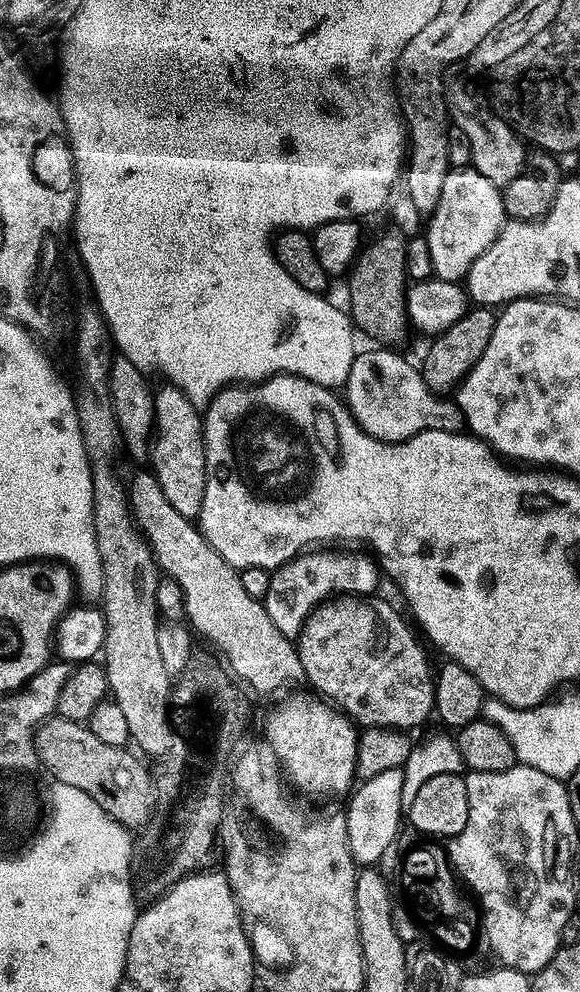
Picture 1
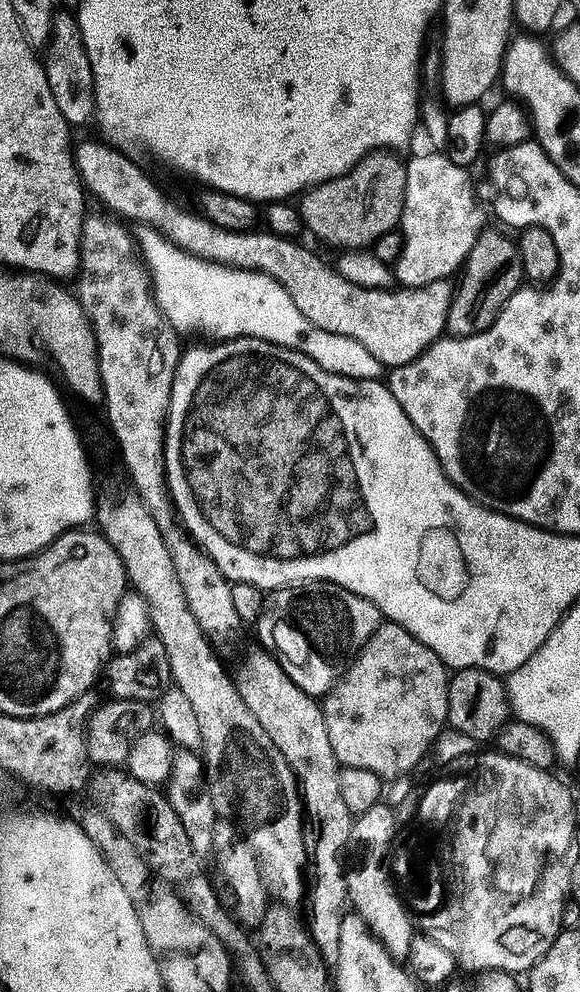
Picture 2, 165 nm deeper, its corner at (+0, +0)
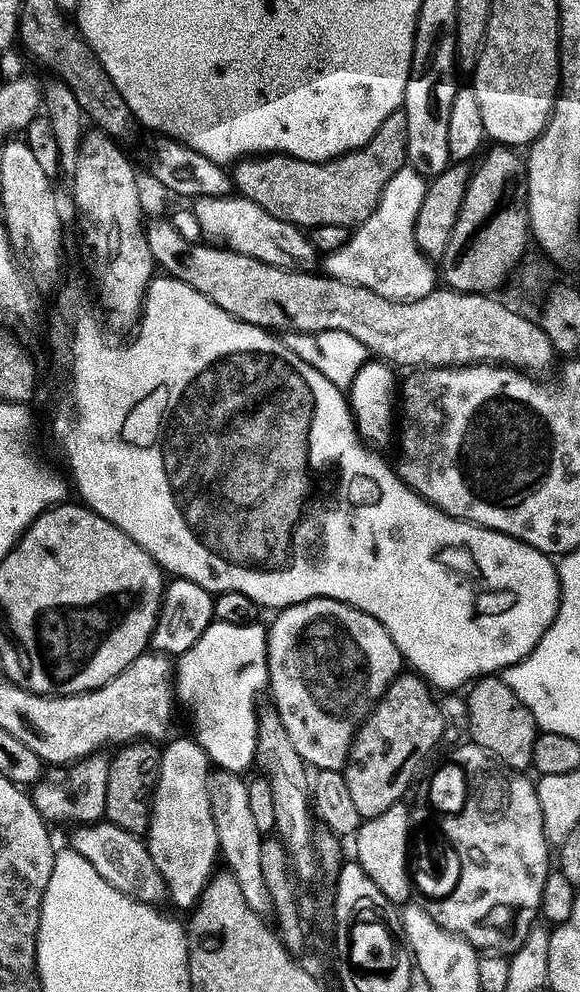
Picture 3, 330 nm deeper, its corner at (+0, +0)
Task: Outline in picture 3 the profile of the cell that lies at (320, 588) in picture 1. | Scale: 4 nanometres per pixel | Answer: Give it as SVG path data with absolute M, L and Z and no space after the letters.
M307 600L275 613L276 621L268 628L268 681L270 683L270 697L272 696L274 709L281 716L294 747L309 769L322 772L343 772L348 766L348 756L352 752L352 743L356 740L356 733L360 725L368 719L373 708L380 703L380 699L388 693L388 687L405 671L404 655L398 650L394 638L370 614L358 610L349 604L337 600Z

